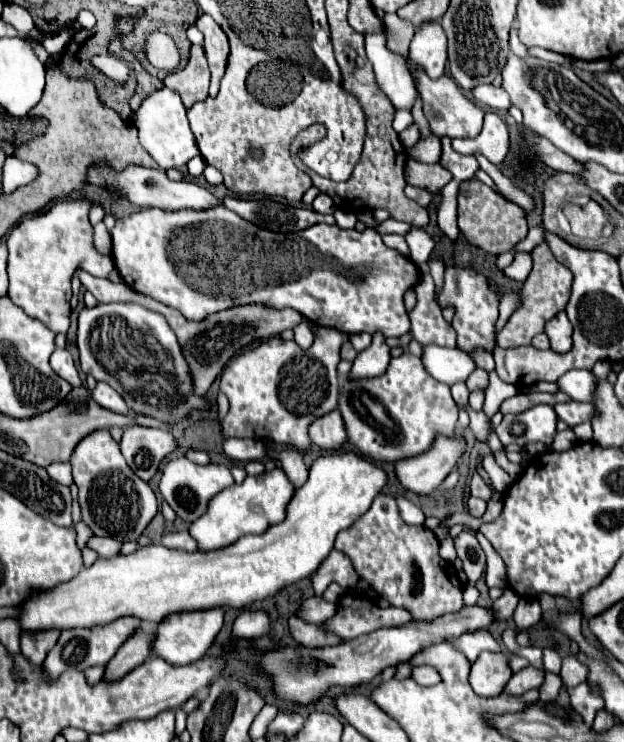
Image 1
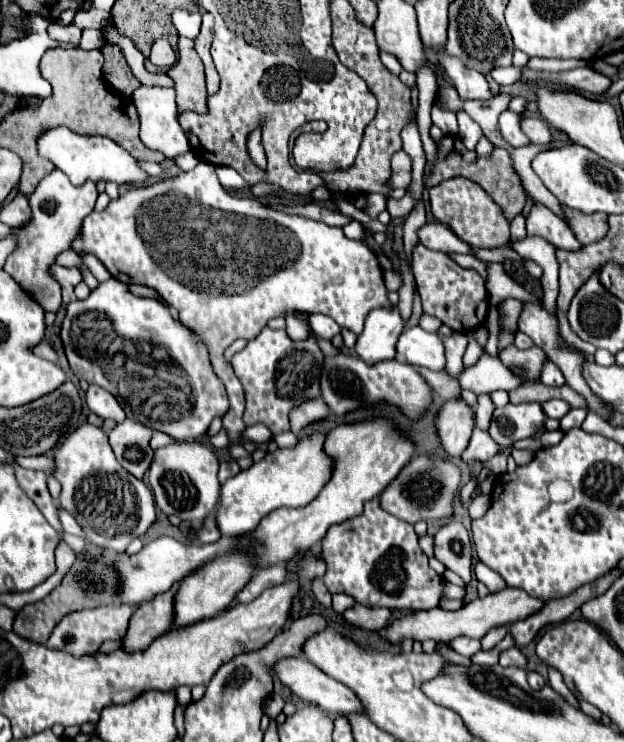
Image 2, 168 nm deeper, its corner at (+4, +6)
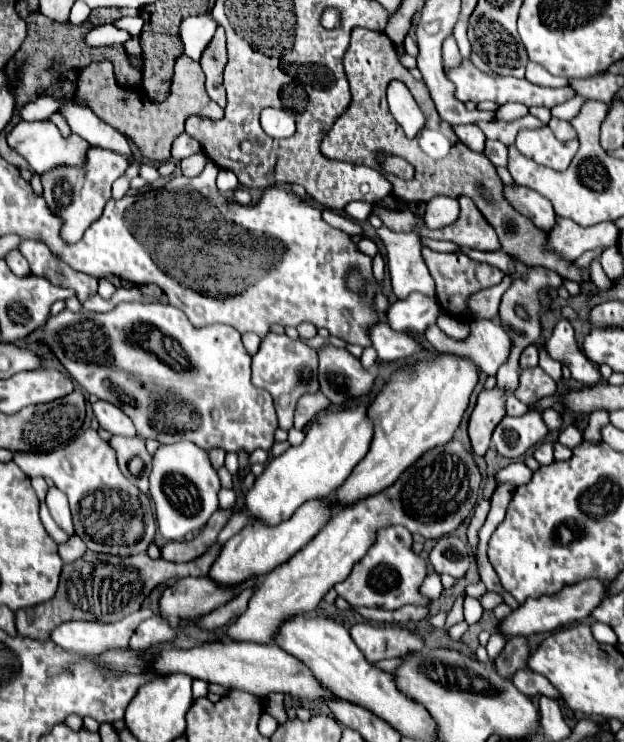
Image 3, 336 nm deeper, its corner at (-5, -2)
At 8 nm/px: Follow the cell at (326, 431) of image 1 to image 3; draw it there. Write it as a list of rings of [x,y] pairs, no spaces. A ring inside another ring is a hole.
[[[318,392],[318,394],[306,394],[298,400],[296,406],[296,414],[294,414],[294,428],[304,430],[304,426],[316,418],[316,414],[320,414],[322,410],[330,408],[330,400]]]

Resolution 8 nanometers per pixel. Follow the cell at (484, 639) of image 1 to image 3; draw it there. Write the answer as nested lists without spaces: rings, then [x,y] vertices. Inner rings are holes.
[[[524,668],[524,670],[514,672],[512,682],[514,682],[514,686],[516,686],[518,690],[522,690],[526,696],[544,694],[544,696],[550,696],[550,698],[560,698],[558,690],[548,682],[548,678],[542,676],[542,674],[538,674],[538,672],[532,672],[530,668]]]

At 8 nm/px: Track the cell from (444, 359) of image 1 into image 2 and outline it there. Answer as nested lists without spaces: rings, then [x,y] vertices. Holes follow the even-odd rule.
[[[419,326],[407,328],[397,344],[395,350],[401,358],[405,358],[409,364],[425,366],[435,372],[445,368],[445,348],[437,334],[429,334]]]

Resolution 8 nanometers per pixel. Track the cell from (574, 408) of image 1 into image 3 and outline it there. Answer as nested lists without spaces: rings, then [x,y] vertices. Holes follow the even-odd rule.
[[[548,408],[542,412],[542,418],[550,430],[560,430],[562,428],[562,414],[554,408]]]

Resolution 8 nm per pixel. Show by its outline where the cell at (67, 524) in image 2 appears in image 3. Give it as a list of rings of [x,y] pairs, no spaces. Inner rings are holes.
[[[50,488],[48,496],[46,496],[46,504],[50,508],[50,514],[54,518],[54,522],[70,536],[74,536],[74,526],[72,526],[72,516],[70,516],[70,508],[66,502],[66,496],[58,490],[58,488]]]

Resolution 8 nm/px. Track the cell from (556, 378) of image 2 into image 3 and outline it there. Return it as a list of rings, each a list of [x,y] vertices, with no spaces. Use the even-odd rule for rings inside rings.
[[[540,350],[540,368],[554,380],[558,382],[562,378],[562,364],[558,360],[552,360],[544,350]]]

